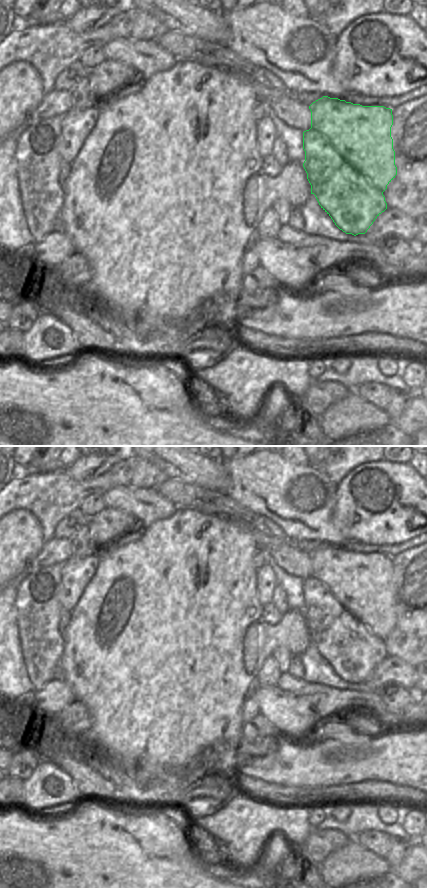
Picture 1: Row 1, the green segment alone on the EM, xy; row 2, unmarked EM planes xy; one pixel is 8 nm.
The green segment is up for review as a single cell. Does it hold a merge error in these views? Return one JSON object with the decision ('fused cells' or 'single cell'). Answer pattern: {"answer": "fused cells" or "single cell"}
{"answer": "fused cells"}

